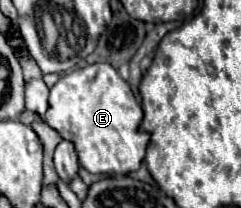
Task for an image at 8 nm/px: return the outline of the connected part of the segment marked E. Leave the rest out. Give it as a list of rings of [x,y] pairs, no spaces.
[[[107,62],[91,64],[61,76],[51,88],[45,120],[65,140],[77,146],[81,166],[93,174],[129,174],[139,170],[145,158],[149,134],[141,132],[141,104],[129,84]]]

